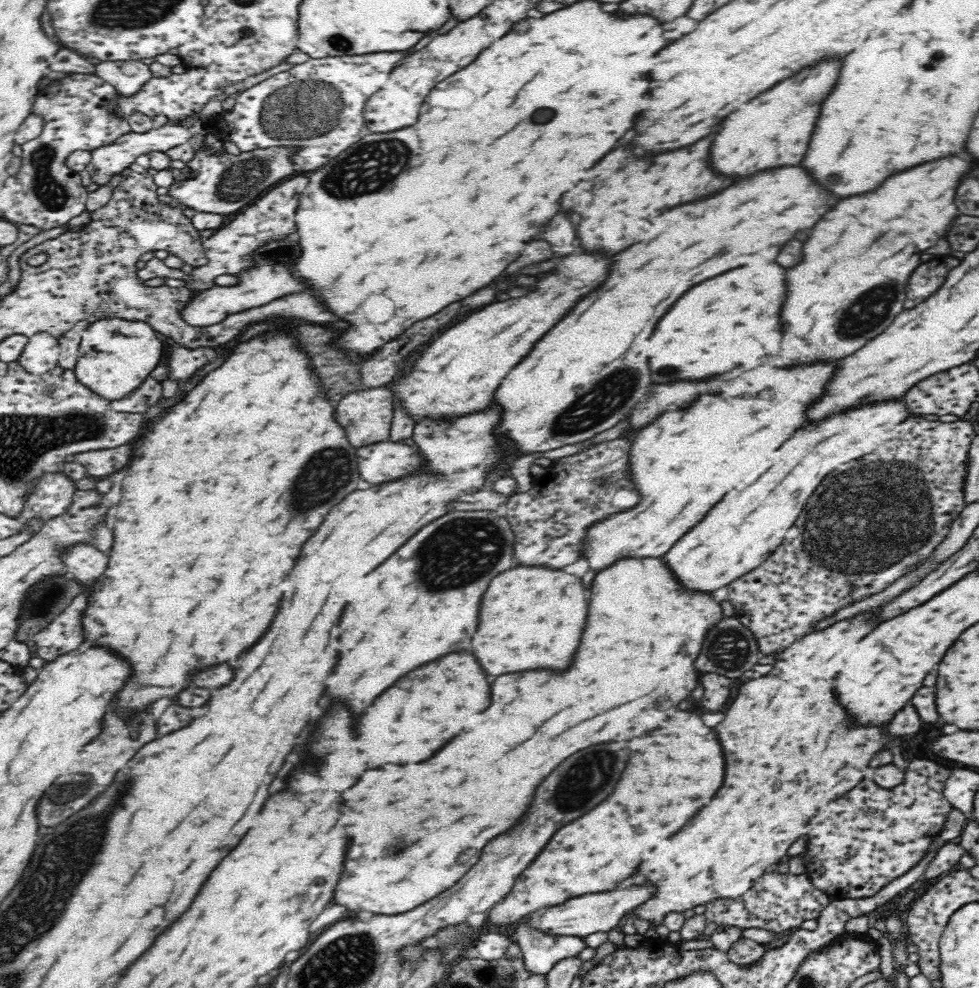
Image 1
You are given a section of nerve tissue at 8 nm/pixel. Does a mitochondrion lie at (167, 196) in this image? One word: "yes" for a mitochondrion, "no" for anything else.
no

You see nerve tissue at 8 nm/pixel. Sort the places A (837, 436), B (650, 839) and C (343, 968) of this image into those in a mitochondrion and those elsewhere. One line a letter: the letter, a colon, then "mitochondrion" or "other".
A: other
B: other
C: mitochondrion

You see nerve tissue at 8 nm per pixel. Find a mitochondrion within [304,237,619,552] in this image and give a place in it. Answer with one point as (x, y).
(551, 426)

